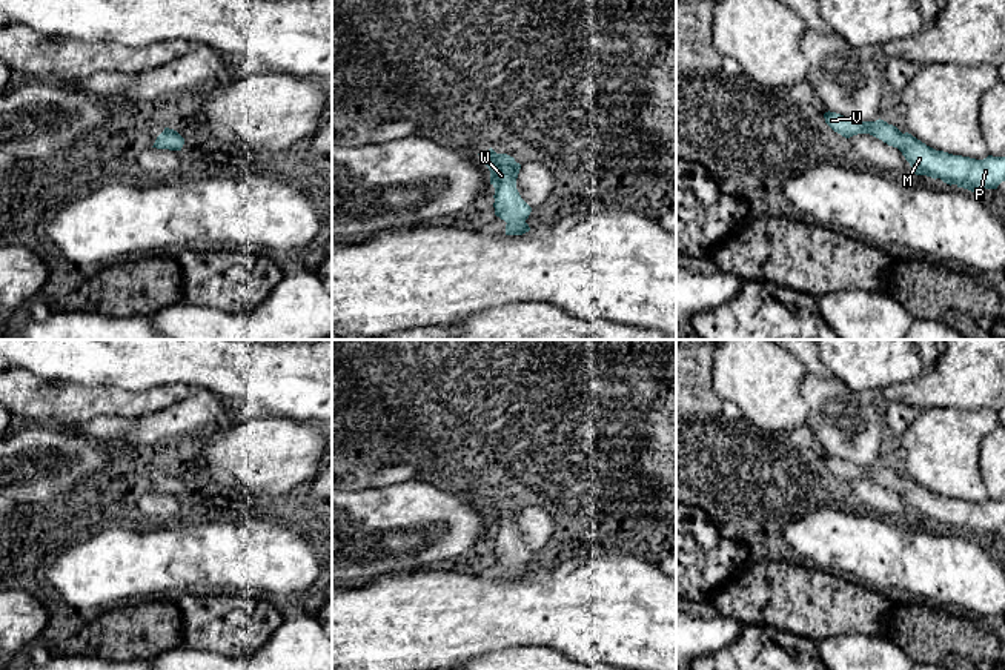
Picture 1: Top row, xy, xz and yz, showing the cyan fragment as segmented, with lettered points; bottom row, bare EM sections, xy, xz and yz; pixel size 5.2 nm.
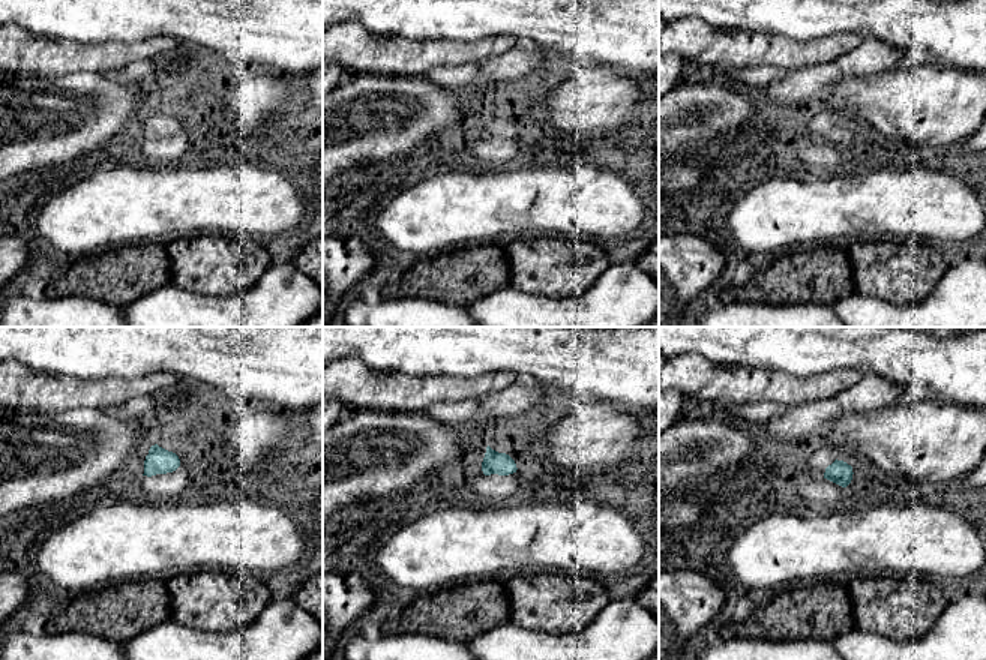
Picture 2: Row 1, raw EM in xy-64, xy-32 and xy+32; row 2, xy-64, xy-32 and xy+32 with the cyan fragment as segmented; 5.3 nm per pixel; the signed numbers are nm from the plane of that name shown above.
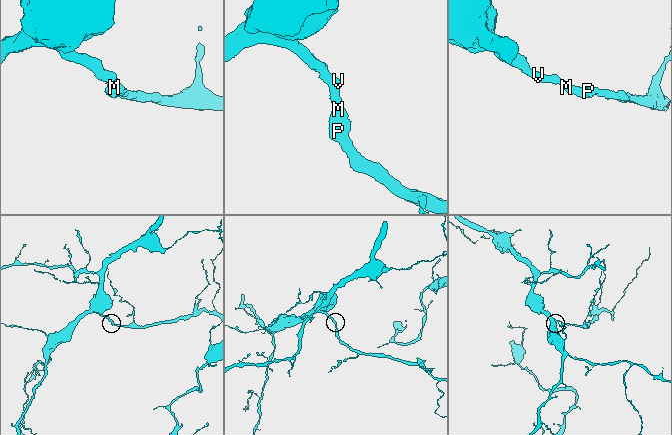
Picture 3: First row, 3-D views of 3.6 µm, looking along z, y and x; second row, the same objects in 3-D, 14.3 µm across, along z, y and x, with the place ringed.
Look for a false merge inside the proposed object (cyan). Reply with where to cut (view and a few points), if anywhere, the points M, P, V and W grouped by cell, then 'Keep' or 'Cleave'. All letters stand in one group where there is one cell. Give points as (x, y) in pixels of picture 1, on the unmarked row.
No split. Groups: M P V W. Keep

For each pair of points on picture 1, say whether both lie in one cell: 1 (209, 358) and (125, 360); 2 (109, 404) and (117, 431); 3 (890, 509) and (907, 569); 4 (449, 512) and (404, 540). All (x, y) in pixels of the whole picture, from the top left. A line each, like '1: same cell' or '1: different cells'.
1: same cell
2: different cells
3: different cells
4: same cell

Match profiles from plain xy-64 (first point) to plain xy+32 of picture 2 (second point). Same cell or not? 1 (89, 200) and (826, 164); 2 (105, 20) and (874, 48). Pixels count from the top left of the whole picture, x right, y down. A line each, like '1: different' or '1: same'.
1: different
2: different

